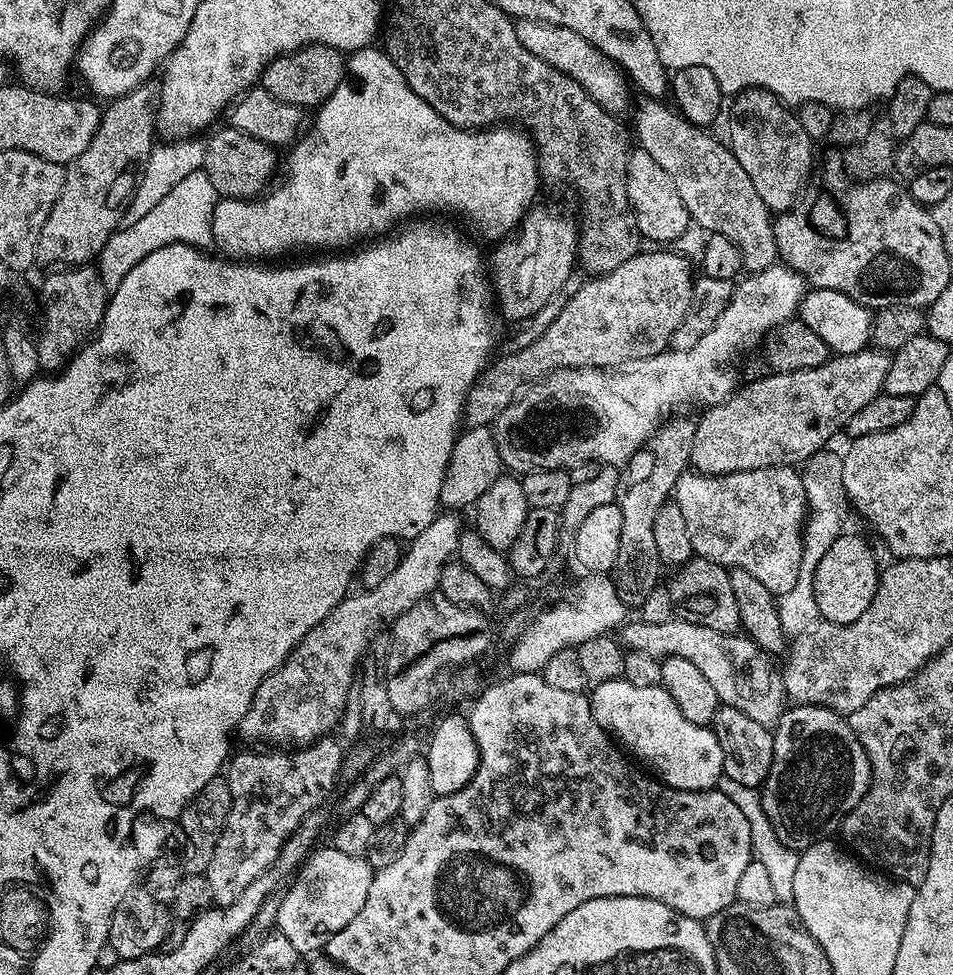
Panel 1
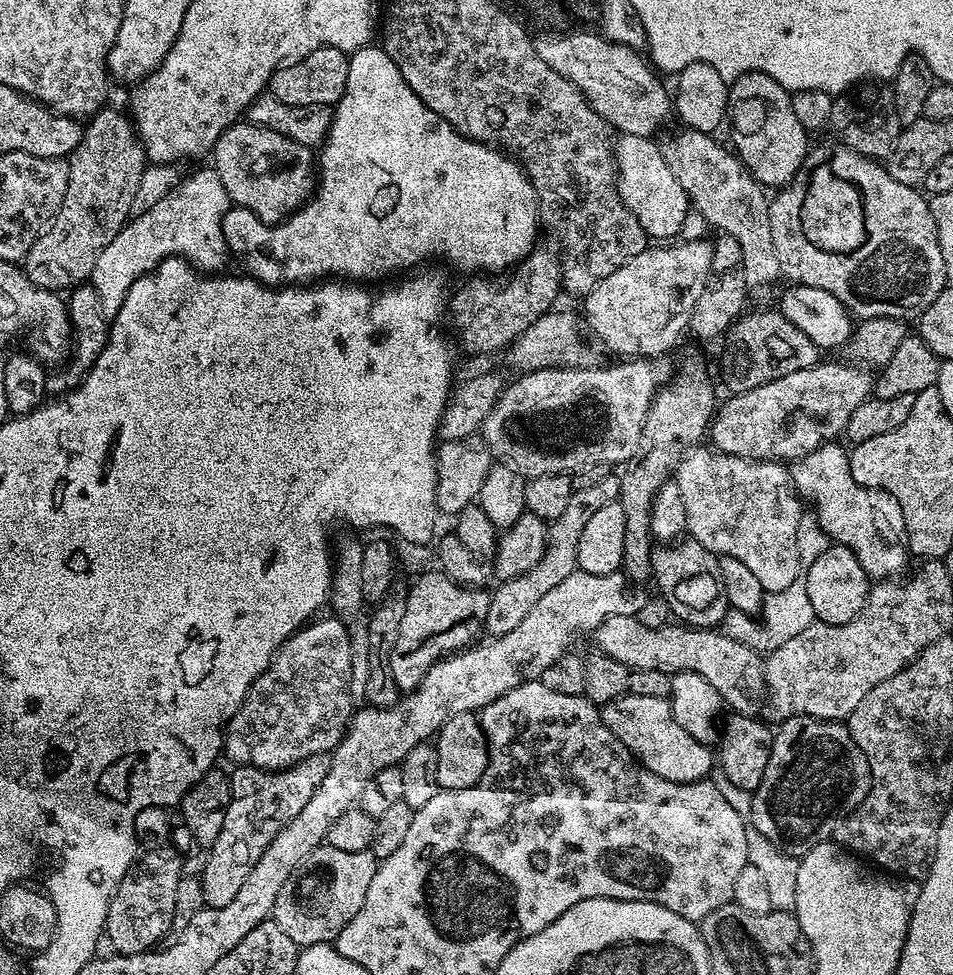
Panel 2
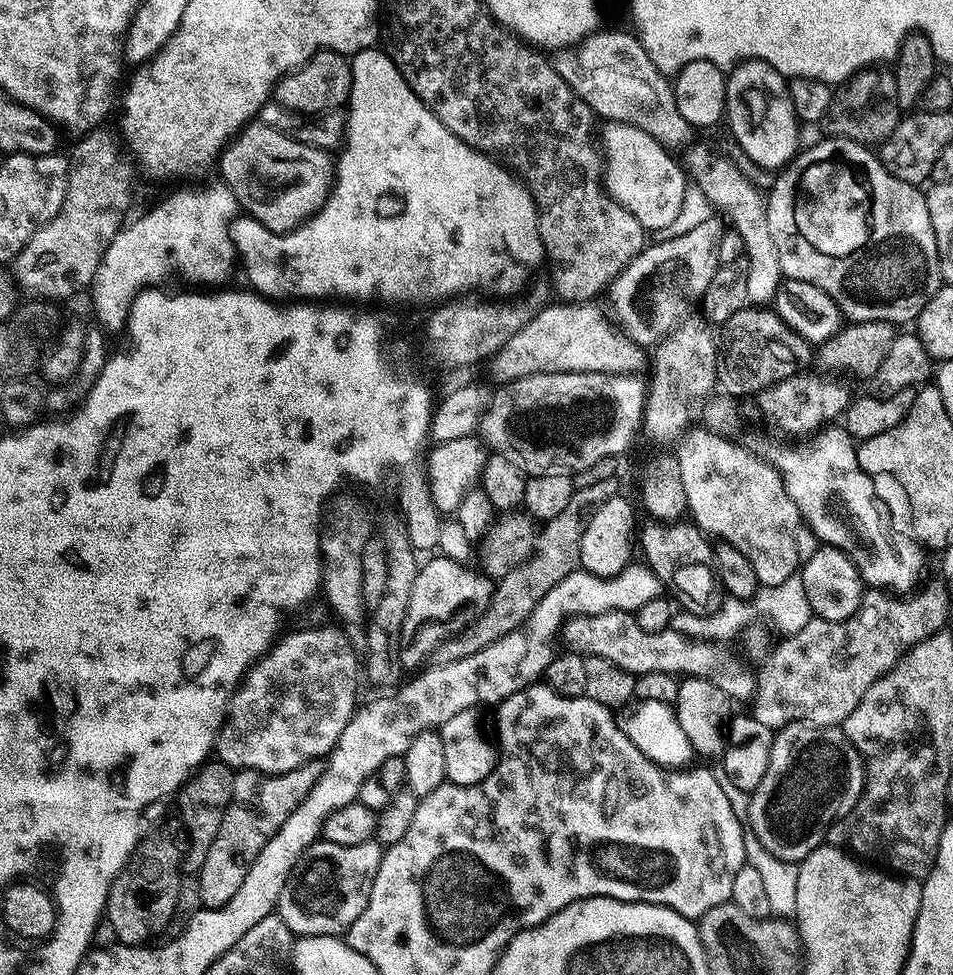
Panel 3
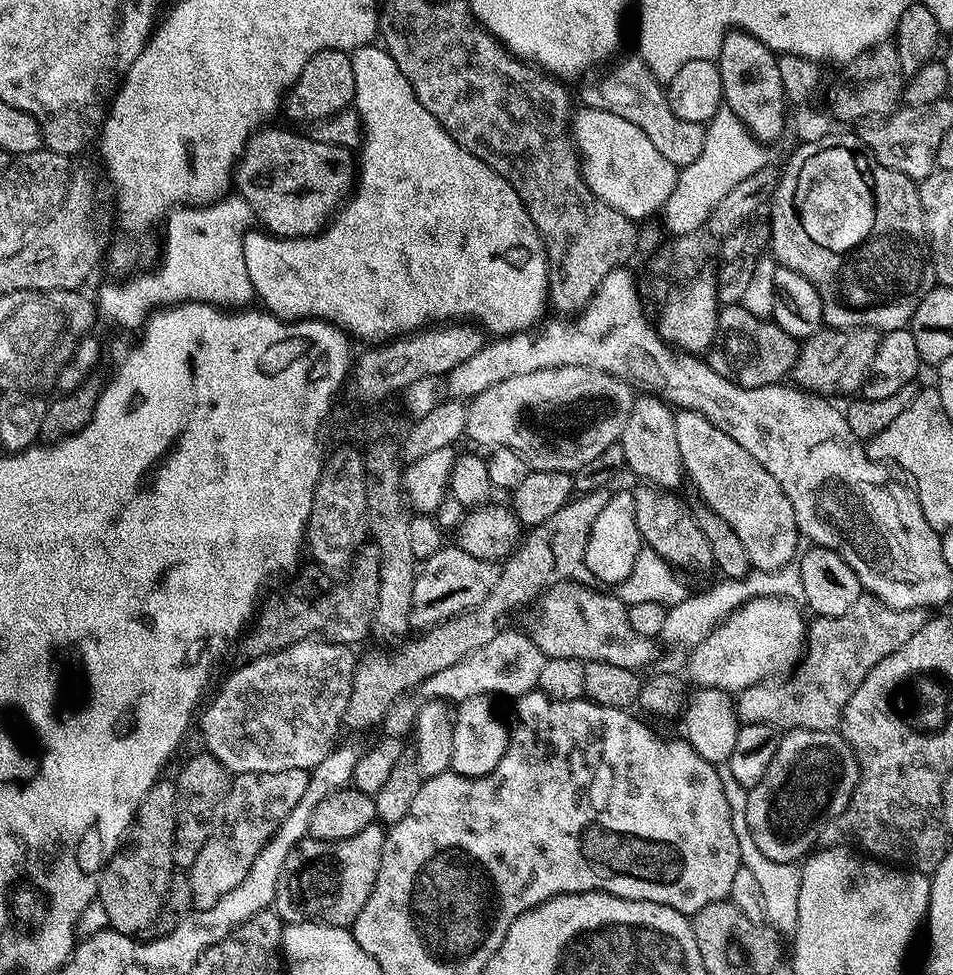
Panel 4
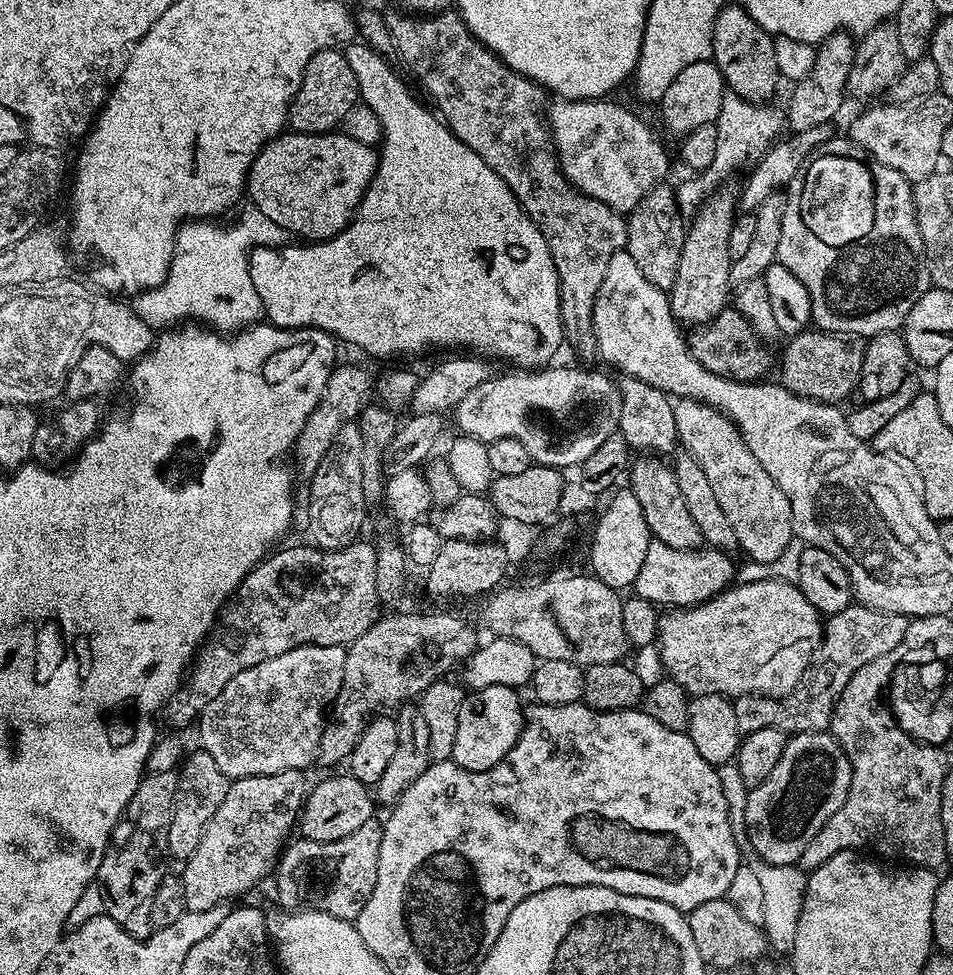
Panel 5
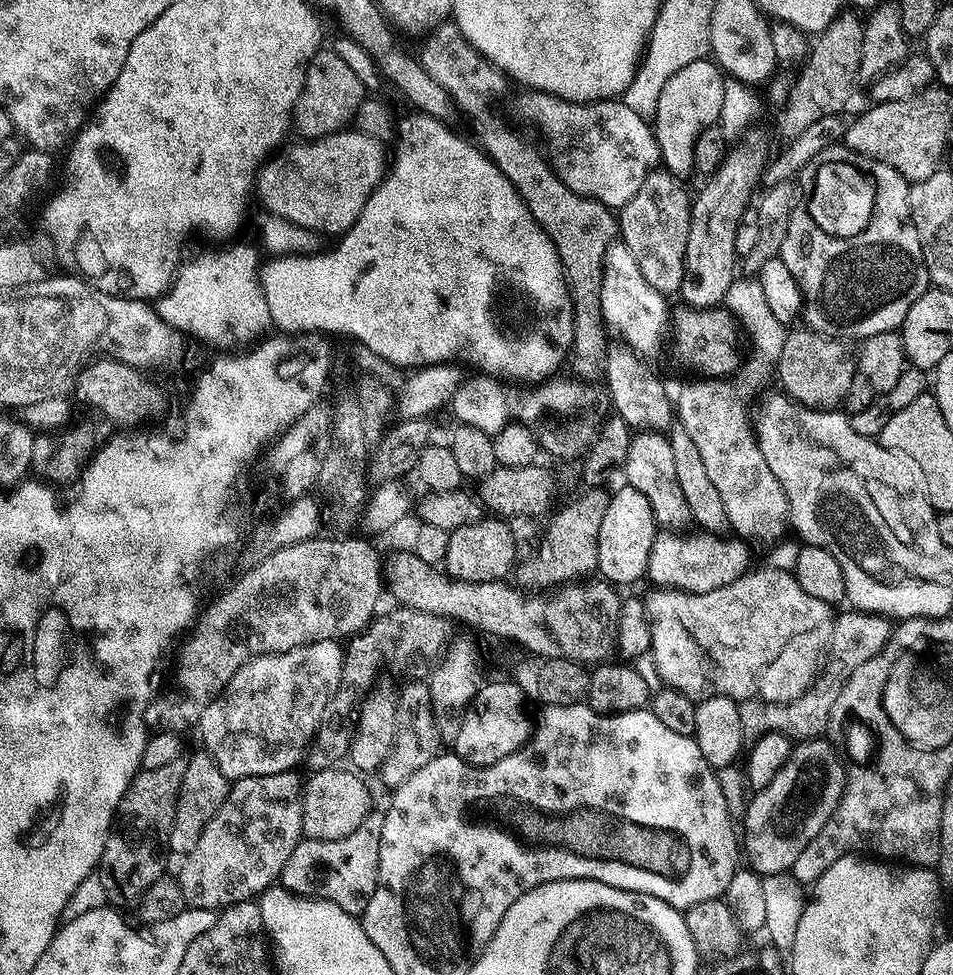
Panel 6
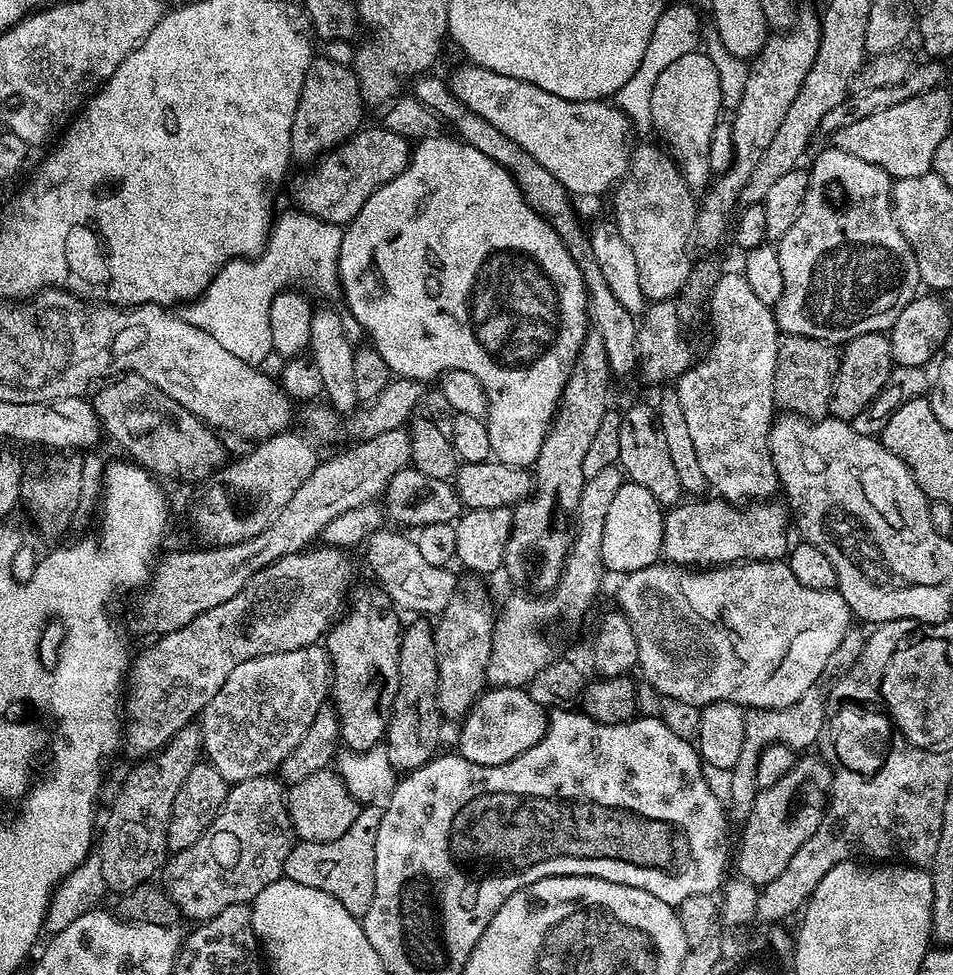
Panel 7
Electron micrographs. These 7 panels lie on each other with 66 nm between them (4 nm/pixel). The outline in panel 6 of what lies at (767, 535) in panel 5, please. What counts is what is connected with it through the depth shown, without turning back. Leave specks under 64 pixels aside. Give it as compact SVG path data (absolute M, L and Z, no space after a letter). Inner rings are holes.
M700 378L697 379L700 380L697 382L697 384L688 384L685 386L684 389L681 390L680 392L680 397L677 395L674 400L674 408L675 411L678 413L678 423L683 426L683 428L686 430L686 434L690 434L690 438L694 443L698 446L698 450L700 451L701 457L702 457L702 463L706 466L706 471L710 473L710 479L714 481L714 487L718 489L718 495L722 498L722 506L726 506L726 518L728 519L728 528L731 529L731 531L736 531L733 533L736 533L739 537L742 538L749 538L750 536L754 540L776 540L779 538L780 535L783 534L784 528L786 532L786 525L789 523L789 518L788 518L788 503L786 502L786 494L782 490L782 486L778 486L778 478L774 478L774 473L770 471L770 466L766 466L766 458L762 458L762 450L758 446L758 442L756 441L756 430L754 427L754 420L753 417L750 415L748 416L748 404L746 401L744 401L744 396L742 393L740 393L740 388L736 384L727 384L727 379L724 378Z

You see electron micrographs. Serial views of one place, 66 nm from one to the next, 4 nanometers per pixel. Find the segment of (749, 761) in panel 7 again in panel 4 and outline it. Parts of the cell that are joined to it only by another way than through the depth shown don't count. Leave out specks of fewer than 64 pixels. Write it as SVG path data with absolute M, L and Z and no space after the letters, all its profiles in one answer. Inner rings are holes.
M861 594L858 602L854 602L854 606L846 610L846 614L816 616L813 624L811 621L807 625L804 650L789 680L784 680L781 684L772 684L776 682L755 684L735 693L737 721L740 724L769 724L778 730L809 728L831 732L839 729L846 702L850 702L854 690L862 686L866 674L870 674L870 670L874 670L874 666L878 666L882 658L897 652L922 627L925 619L925 609L898 610L886 606L878 597L867 594Z

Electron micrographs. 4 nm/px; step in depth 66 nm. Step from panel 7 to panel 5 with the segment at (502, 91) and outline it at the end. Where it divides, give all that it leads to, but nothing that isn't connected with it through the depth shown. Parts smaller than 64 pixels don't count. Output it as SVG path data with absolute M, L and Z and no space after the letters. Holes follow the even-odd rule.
M601 98L599 100L561 100L555 101L556 105L549 107L546 112L546 123L552 134L552 143L555 151L558 153L560 168L566 174L566 178L574 185L579 192L585 192L590 198L598 198L598 202L602 202L606 206L615 208L621 214L627 214L640 204L640 199L647 194L651 188L655 188L657 184L665 179L664 175L668 172L668 156L664 153L662 145L656 141L656 136L631 112L628 108L623 108L620 104L615 104L612 98Z

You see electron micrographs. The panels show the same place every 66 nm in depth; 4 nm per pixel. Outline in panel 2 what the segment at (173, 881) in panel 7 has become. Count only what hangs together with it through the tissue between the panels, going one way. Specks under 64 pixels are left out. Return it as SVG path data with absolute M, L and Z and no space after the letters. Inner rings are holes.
M327 755L311 756L279 770L240 766L235 769L236 773L231 773L232 801L226 810L222 830L208 851L204 871L199 875L207 907L226 906L226 902L233 900L234 894L242 890L246 874L250 874L258 858L262 858L266 846L274 842L278 830L285 828L294 814L310 802L314 790L318 790L322 778L326 778L329 763Z

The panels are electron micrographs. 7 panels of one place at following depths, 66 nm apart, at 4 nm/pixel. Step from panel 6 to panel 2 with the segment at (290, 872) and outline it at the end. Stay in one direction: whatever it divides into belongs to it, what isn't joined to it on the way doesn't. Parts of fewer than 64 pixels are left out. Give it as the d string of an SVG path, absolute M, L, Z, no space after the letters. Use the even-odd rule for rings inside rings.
M326 842L321 844L286 878L286 886L278 890L278 902L274 902L271 919L286 930L286 935L297 946L335 941L346 922L362 910L366 890L370 890L370 882L374 882L377 863L371 851L334 850L334 846Z

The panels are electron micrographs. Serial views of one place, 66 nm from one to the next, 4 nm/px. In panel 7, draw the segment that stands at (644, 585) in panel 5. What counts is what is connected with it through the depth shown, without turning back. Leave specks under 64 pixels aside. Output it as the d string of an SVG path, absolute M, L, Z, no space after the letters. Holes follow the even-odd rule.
M723 498L705 499L703 502L681 502L669 507L664 513L664 551L665 561L681 566L695 566L703 570L725 564L739 564L750 560L783 561L790 551L788 528L790 532L790 512L783 503L752 502L747 506L737 506Z

